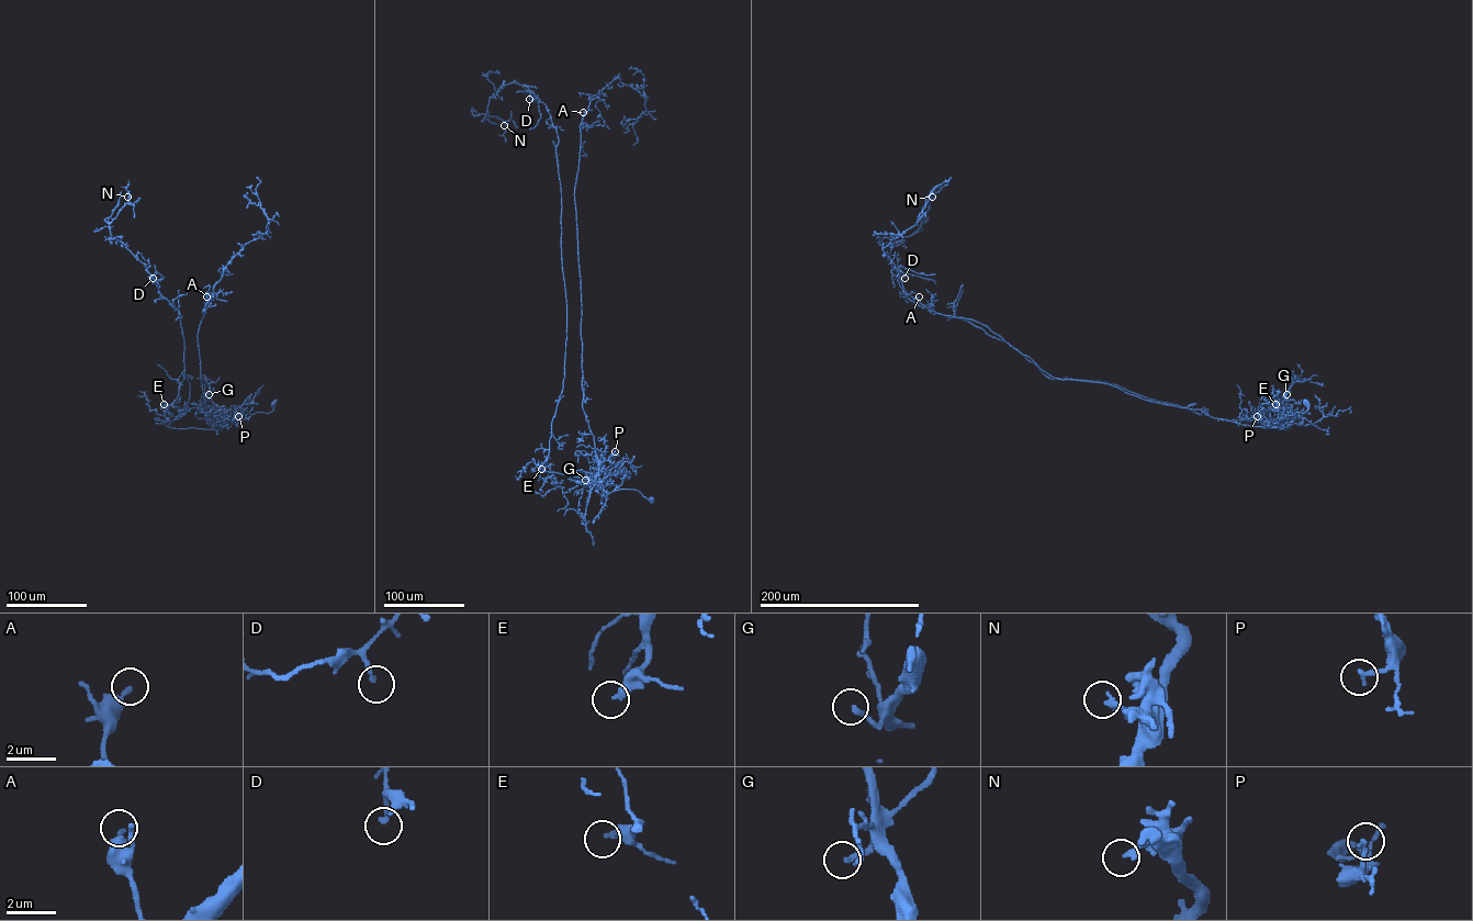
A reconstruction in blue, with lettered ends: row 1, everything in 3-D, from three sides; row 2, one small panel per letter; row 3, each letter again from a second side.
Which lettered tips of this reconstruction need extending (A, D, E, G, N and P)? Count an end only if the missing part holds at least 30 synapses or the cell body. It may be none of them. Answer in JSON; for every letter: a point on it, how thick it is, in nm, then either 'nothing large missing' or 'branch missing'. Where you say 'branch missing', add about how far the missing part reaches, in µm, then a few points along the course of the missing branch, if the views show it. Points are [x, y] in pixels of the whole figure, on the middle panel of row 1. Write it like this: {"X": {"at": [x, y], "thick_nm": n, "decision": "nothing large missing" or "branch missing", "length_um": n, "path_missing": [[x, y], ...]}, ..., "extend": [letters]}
{"A": {"at": [583, 112], "thick_nm": 320, "decision": "nothing large missing"}, "D": {"at": [529, 99], "thick_nm": 190, "decision": "nothing large missing"}, "E": {"at": [541, 469], "thick_nm": 320, "decision": "nothing large missing"}, "G": {"at": [585, 480], "thick_nm": 200, "decision": "branch missing", "length_um": 15}, "N": {"at": [504, 125], "thick_nm": 200, "decision": "nothing large missing"}, "P": {"at": [615, 451], "thick_nm": 190, "decision": "nothing large missing"}, "extend": ["G"]}

